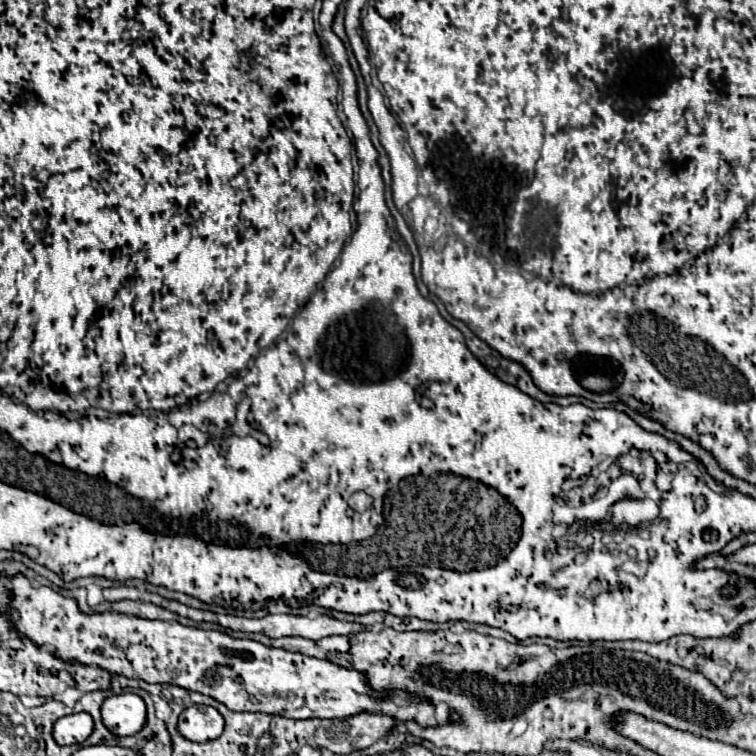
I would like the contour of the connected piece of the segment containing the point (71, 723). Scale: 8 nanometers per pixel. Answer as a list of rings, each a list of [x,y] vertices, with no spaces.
[[[86,712],[80,714],[70,714],[70,716],[62,716],[56,720],[52,736],[56,740],[56,744],[66,746],[66,744],[82,744],[90,732],[94,728],[92,718]]]

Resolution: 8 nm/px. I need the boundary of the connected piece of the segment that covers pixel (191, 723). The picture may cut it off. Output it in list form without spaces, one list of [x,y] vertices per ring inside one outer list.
[[[194,704],[178,718],[178,732],[192,742],[208,742],[222,734],[224,718],[212,706]]]

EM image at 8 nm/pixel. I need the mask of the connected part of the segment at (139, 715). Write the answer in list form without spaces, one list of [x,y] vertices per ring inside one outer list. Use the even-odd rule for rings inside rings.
[[[118,694],[102,702],[102,722],[114,736],[132,736],[146,722],[144,700],[136,694]]]

